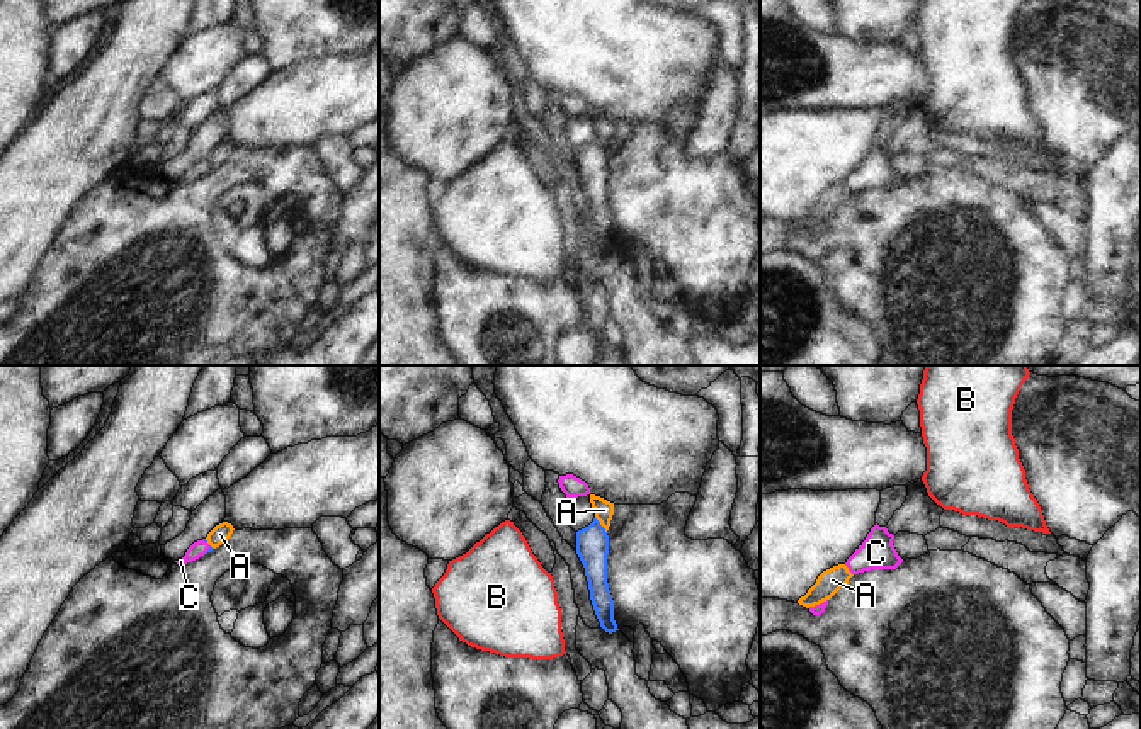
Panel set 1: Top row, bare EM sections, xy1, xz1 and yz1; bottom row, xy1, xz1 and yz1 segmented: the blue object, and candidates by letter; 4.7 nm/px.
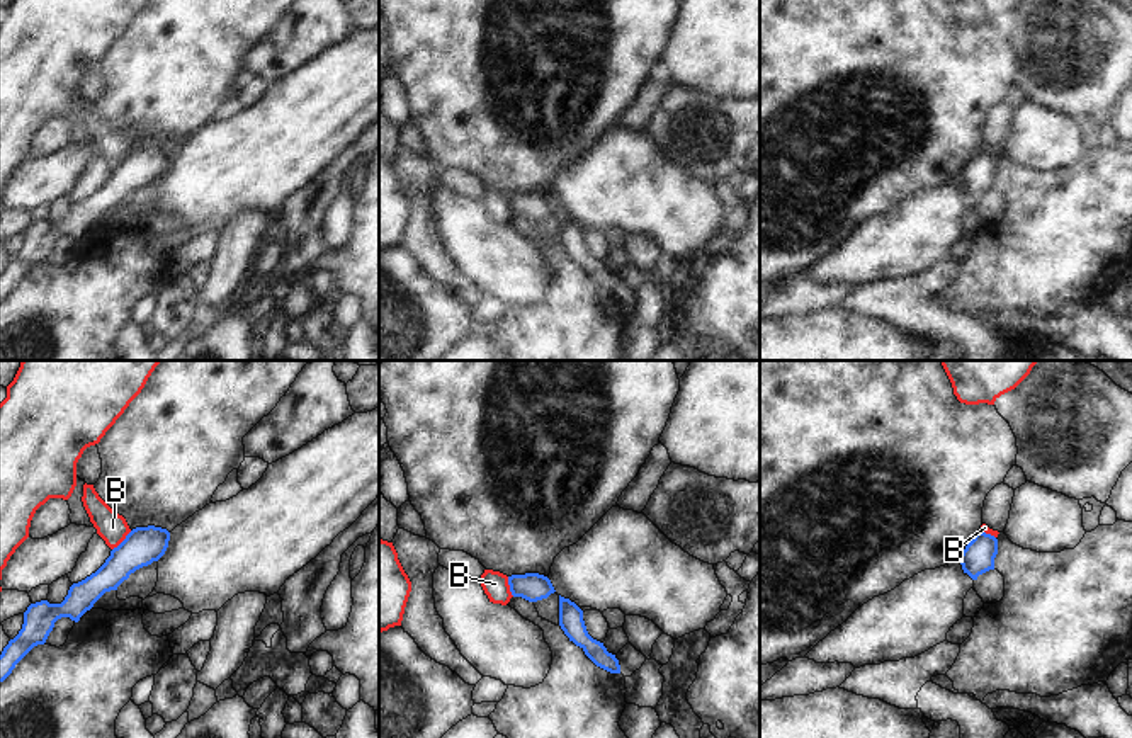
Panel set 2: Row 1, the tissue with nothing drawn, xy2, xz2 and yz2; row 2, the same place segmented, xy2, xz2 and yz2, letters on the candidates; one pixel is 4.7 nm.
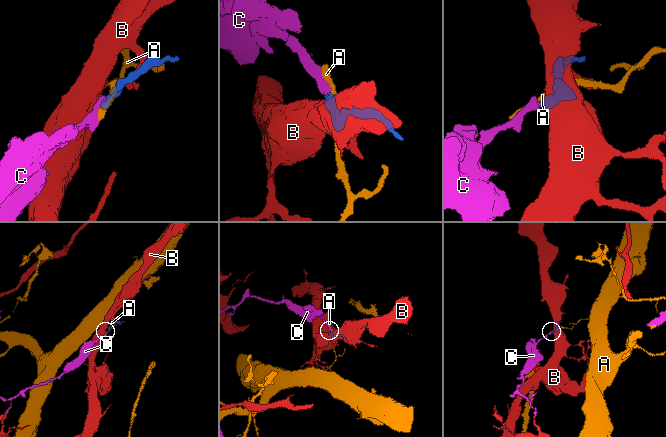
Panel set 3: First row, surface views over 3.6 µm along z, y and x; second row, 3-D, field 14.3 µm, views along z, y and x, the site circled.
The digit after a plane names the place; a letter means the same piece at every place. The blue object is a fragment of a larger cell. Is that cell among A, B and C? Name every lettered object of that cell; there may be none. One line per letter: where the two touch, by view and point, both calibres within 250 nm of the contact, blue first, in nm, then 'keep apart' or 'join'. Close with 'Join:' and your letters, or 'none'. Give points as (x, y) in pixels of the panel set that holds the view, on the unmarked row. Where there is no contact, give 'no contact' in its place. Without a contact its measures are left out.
A: xz1 (601, 145) | 160/90 nm | keep apart
B: xy2 (123, 160) | 180/140 nm | keep apart
C: xy1 (208, 169) | 20/70 nm | join
Join: C

